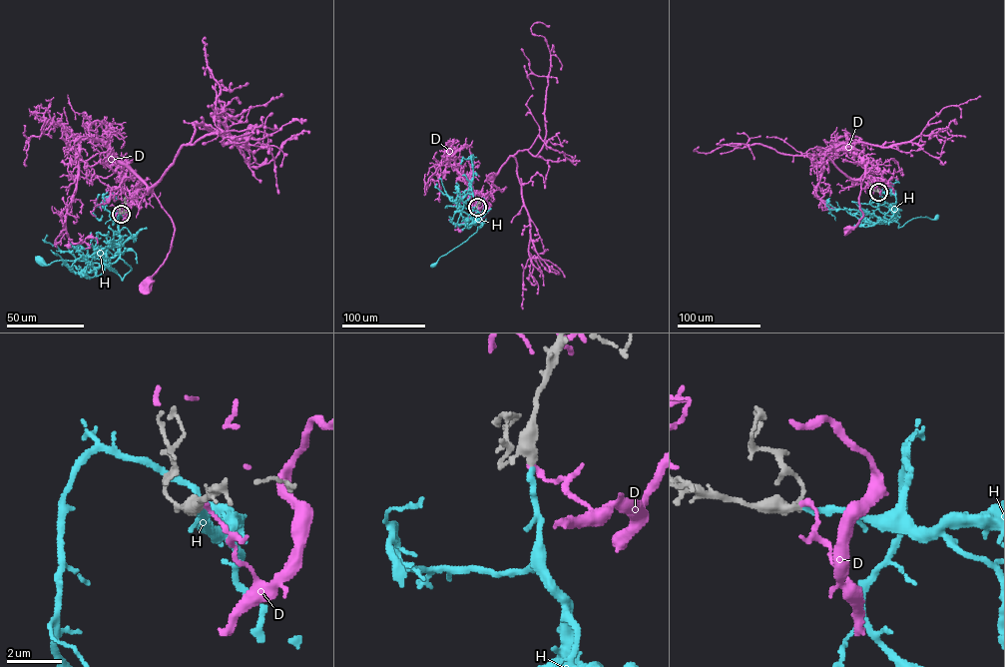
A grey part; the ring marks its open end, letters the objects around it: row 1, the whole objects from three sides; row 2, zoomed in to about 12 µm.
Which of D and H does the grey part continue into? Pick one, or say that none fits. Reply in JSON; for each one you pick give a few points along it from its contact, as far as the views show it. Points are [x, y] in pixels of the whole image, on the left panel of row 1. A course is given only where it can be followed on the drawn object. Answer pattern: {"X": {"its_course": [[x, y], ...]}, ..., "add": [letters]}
{"H": {"its_course": [[121, 214], [120, 258], [131, 268], [122, 281], [99, 264], [58, 260], [46, 265], [40, 260]]}, "add": ["H"]}

